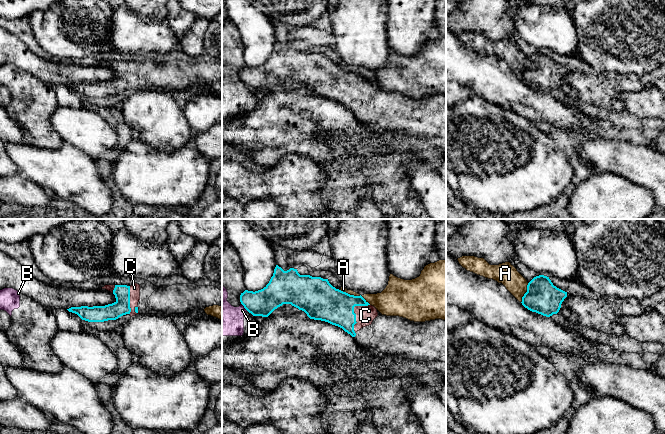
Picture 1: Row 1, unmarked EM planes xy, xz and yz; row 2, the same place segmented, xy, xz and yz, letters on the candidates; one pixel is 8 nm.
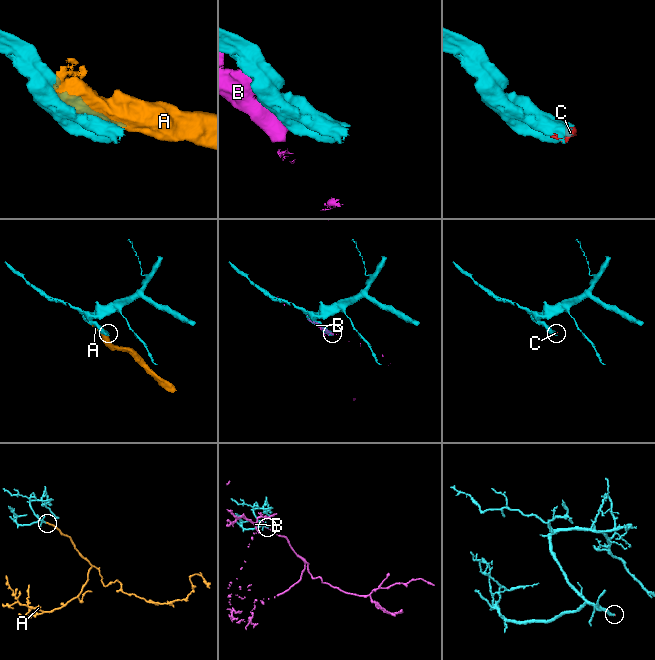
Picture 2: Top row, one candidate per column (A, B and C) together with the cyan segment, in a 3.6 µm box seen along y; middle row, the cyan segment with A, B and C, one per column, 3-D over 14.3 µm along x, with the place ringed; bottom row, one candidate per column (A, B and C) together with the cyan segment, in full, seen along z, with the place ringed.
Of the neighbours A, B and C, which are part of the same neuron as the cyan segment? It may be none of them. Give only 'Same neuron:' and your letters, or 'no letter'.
Same neuron: C

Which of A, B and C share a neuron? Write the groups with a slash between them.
A / B / C

